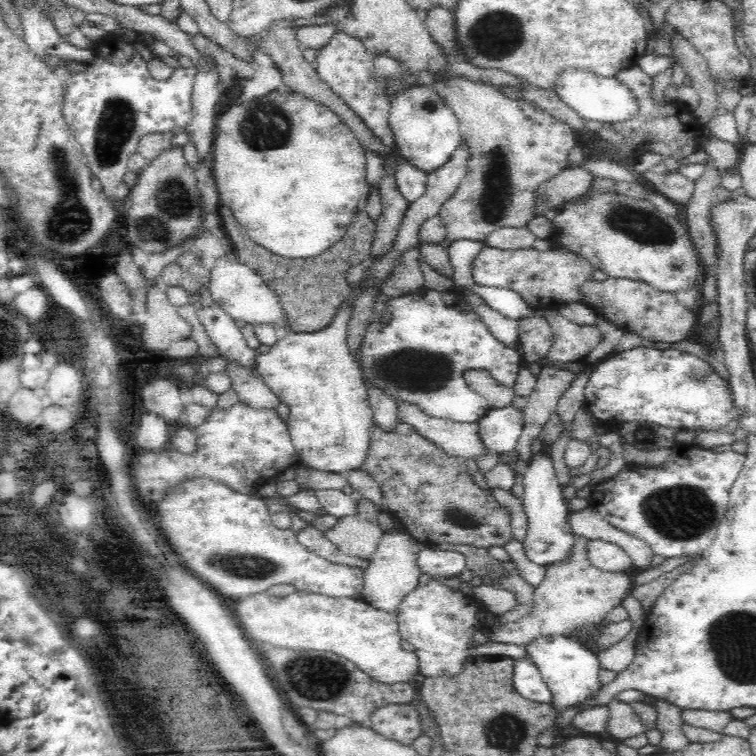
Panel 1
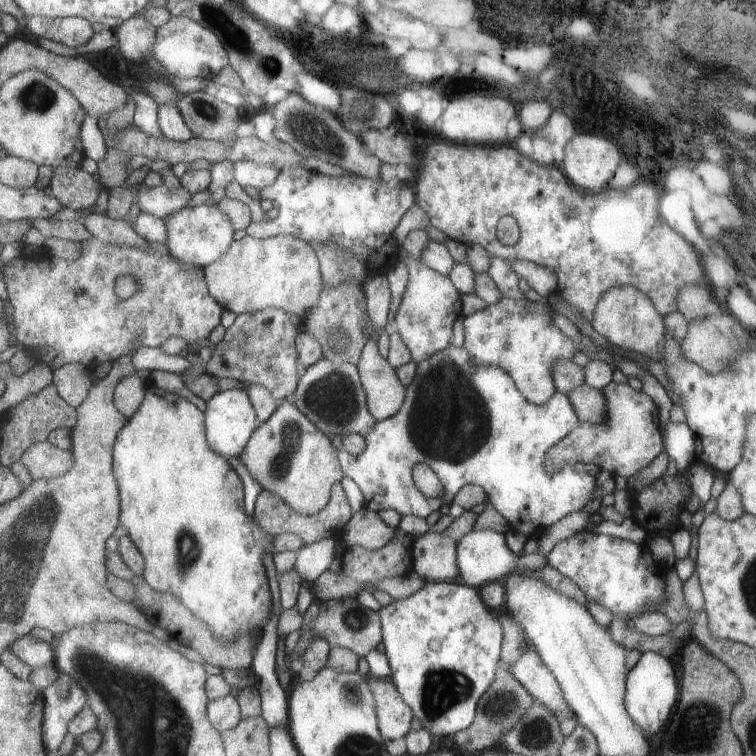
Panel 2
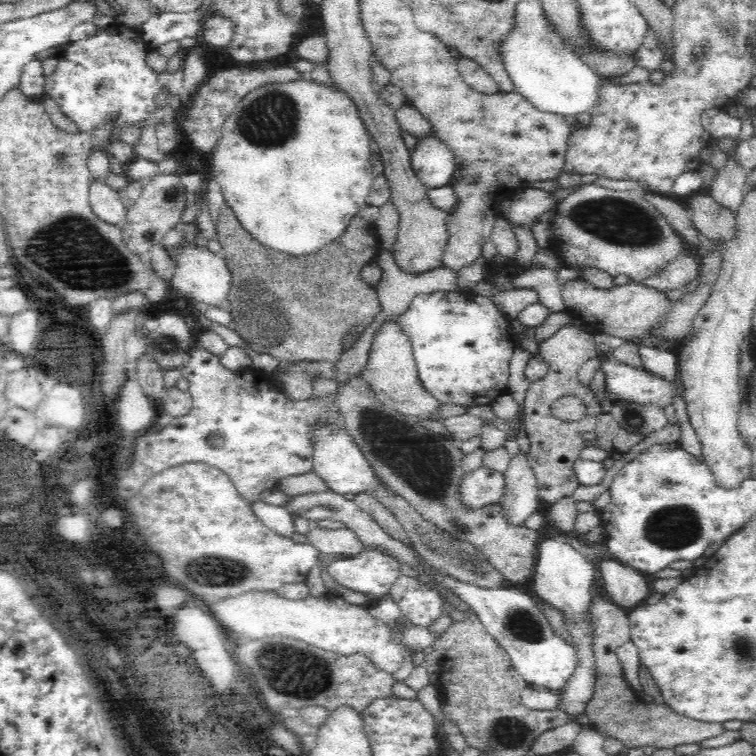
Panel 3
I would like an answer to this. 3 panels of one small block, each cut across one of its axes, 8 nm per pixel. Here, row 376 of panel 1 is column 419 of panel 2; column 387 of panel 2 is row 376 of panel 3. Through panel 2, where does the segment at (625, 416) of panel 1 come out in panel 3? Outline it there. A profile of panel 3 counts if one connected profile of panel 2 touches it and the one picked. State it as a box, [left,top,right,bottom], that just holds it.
[596,350,672,408]

